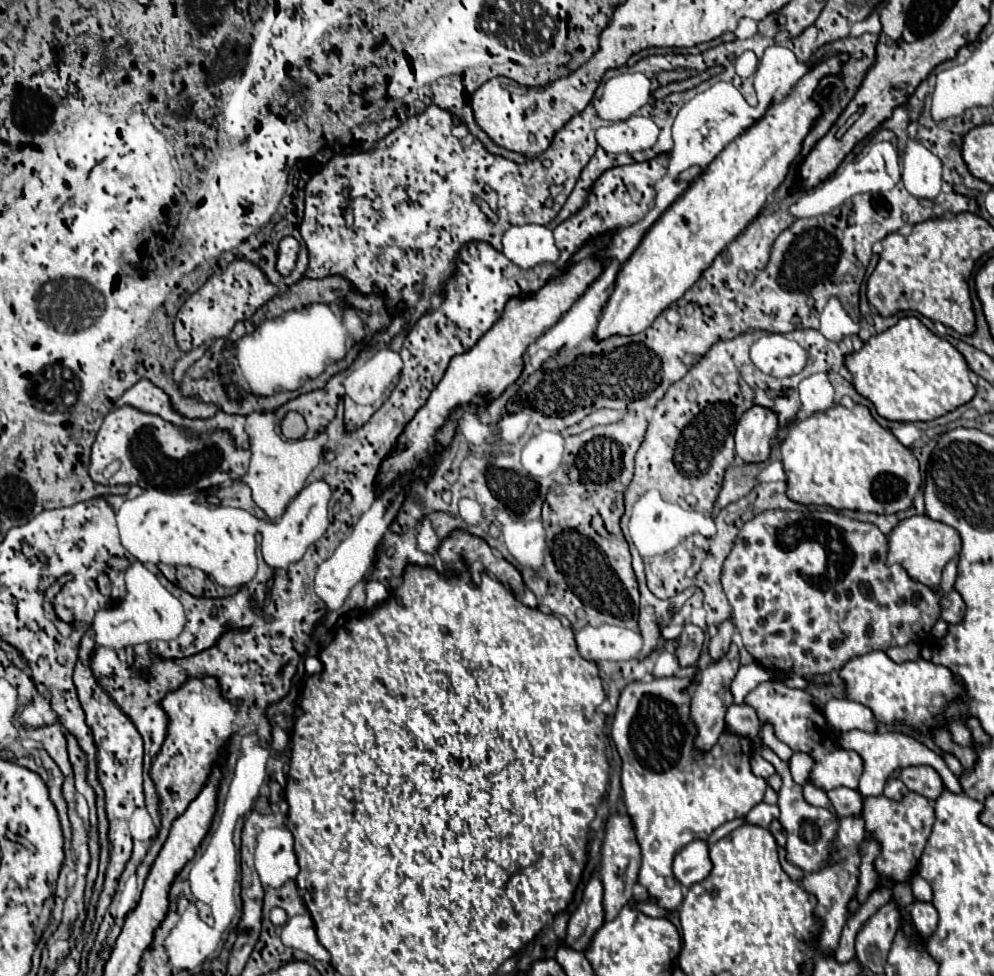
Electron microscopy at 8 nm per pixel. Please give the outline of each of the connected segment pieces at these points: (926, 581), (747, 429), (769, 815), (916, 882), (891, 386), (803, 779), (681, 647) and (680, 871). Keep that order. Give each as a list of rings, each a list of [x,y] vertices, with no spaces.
[[[920,514],[920,516],[910,516],[906,520],[900,520],[892,528],[892,532],[888,536],[888,558],[886,558],[886,562],[888,564],[900,564],[912,580],[932,588],[934,592],[940,592],[942,568],[952,558],[956,558],[960,550],[960,534],[952,526],[942,524],[938,520],[932,520],[926,514]]]
[[[764,406],[746,410],[736,428],[736,454],[744,462],[762,462],[770,456],[770,438],[778,430],[778,416]]]
[[[760,802],[758,806],[754,806],[746,816],[744,816],[744,822],[748,824],[754,824],[754,826],[762,826],[762,828],[768,828],[768,824],[778,818],[778,806],[770,806],[766,802]]]
[[[914,876],[912,880],[912,892],[914,892],[914,898],[916,900],[924,900],[924,902],[930,902],[932,900],[932,890],[930,890],[930,884],[922,878],[922,876]]]
[[[904,316],[892,328],[872,336],[858,352],[846,356],[856,392],[868,398],[886,420],[928,422],[970,402],[976,394],[964,356],[932,334],[916,316]]]
[[[794,754],[790,758],[790,772],[796,784],[806,784],[808,776],[810,776],[810,766],[814,762],[810,762],[810,758],[806,758],[806,754]]]
[[[686,624],[682,630],[682,636],[678,638],[678,646],[676,646],[676,658],[678,658],[680,668],[696,668],[698,666],[702,644],[704,644],[702,628]]]
[[[698,840],[684,846],[674,858],[674,876],[682,886],[692,886],[702,882],[712,870],[712,862],[708,858],[708,842]]]

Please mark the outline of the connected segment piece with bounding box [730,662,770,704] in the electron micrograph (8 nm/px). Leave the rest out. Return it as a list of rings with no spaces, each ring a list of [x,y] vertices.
[[[750,662],[746,666],[740,666],[736,678],[730,684],[730,692],[734,696],[734,704],[742,704],[746,694],[754,690],[758,684],[770,680],[770,672],[764,670],[758,662]]]

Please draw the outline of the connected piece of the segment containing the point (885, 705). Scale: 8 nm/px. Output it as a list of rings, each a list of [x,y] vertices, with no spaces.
[[[880,650],[852,658],[840,670],[840,676],[846,682],[848,698],[872,708],[880,726],[894,724],[894,722],[906,722],[924,732],[930,726],[942,728],[944,708],[962,694],[960,682],[954,678],[954,674],[946,666],[932,664],[922,658],[914,662],[896,664]]]

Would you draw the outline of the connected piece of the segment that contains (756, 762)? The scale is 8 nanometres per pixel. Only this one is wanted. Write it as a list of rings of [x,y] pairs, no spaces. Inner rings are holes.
[[[754,754],[750,758],[750,766],[752,766],[752,772],[760,778],[770,778],[774,774],[774,766],[770,762],[766,762],[760,754]]]

